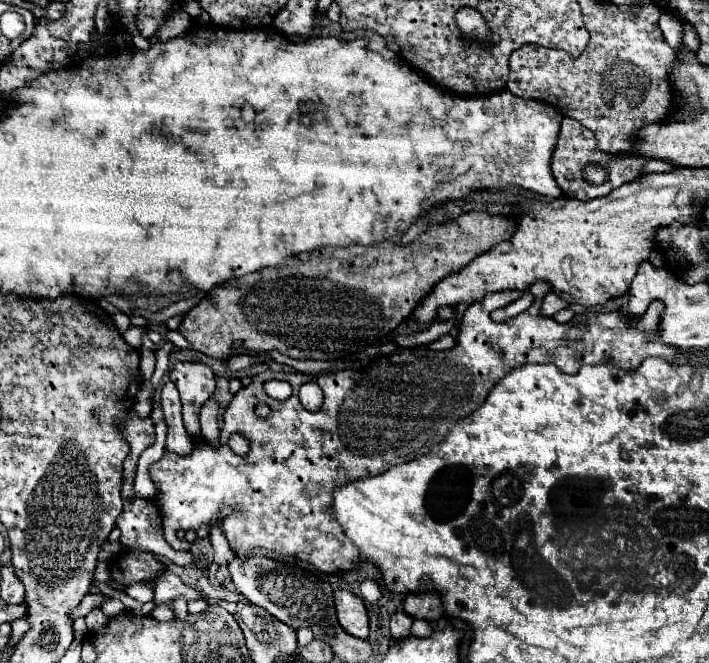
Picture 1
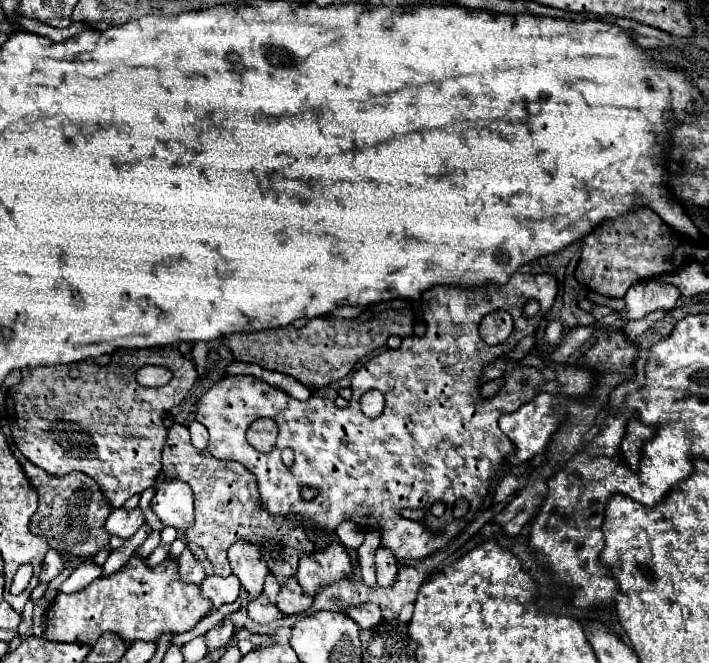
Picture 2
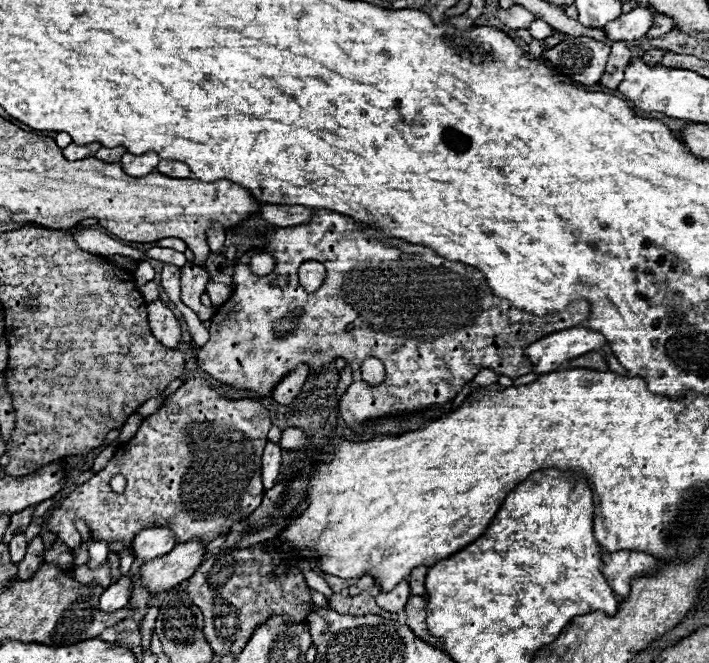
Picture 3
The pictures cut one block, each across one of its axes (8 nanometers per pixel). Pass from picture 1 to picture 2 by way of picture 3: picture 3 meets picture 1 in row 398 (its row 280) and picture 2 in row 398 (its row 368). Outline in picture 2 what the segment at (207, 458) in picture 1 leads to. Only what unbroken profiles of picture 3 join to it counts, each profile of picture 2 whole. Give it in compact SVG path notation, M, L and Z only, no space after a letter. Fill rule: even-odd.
M516 272L504 286L488 284L468 290L462 290L458 286L434 286L426 290L420 298L426 320L424 338L404 338L398 350L386 350L370 358L358 372L354 372L350 386L352 400L350 406L344 410L336 408L334 402L330 402L328 398L318 396L310 396L306 402L294 400L286 392L272 388L270 384L254 376L228 376L216 382L198 402L196 420L204 424L210 434L206 450L218 460L236 460L244 464L258 478L260 496L270 514L276 516L294 514L306 518L320 530L322 538L328 538L340 522L352 520L362 528L376 528L382 536L382 546L390 548L396 558L424 558L436 552L438 548L446 546L468 524L468 520L472 520L474 510L480 508L486 498L486 492L490 488L490 476L496 474L498 466L504 463L506 456L514 454L514 444L508 440L504 432L500 432L498 418L504 412L508 414L516 412L522 404L534 398L538 394L538 388L546 382L536 368L522 368L516 362L510 362L504 372L504 390L490 400L482 400L478 376L482 374L486 364L500 358L506 350L510 350L510 346L488 346L484 340L480 340L478 324L482 316L486 316L488 312L506 310L514 318L516 328L526 328L524 332L518 330L516 336L534 334L540 316L544 316L550 310L556 294L558 282L552 274L532 276L522 272ZM522 298L540 302L540 314L532 318L522 316ZM368 390L380 390L386 398L384 414L378 416L376 420L370 420L360 412L360 396ZM256 418L272 418L280 428L276 448L270 454L254 450L246 442L246 428ZM284 448L292 448L296 456L290 468L284 466L280 458L280 452ZM304 486L316 488L318 496L306 502L300 496L300 490ZM458 498L466 498L470 502L470 512L460 520L452 516L452 508ZM434 500L442 500L446 504L446 512L442 514L442 518L428 514ZM404 508L422 510L426 516L426 524L430 528L444 530L444 534L432 534L420 522L400 518L400 510Z

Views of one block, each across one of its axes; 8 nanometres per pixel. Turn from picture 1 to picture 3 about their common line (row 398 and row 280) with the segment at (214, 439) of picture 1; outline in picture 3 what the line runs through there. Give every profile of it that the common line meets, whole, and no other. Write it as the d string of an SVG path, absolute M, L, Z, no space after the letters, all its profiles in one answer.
M210 280L206 286L206 293L214 306L224 304L224 302L230 298L232 290L231 286L229 287L225 284L216 283L213 280Z

